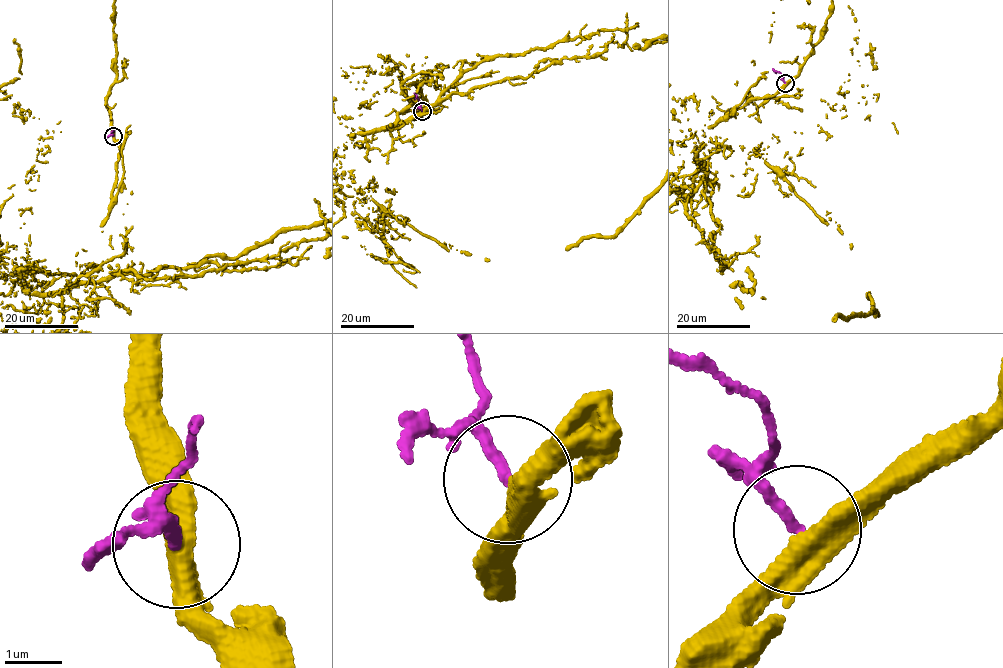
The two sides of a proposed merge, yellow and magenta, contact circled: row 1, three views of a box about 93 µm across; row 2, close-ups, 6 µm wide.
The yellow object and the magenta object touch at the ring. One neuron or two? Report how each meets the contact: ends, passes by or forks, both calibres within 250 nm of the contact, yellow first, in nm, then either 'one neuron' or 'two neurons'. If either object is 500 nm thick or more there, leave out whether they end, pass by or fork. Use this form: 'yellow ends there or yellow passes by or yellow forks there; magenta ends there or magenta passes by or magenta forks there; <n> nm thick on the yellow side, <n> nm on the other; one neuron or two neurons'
yellow passes by; magenta ends there; 480 nm thick on the yellow side, 180 nm on the other; one neuron

